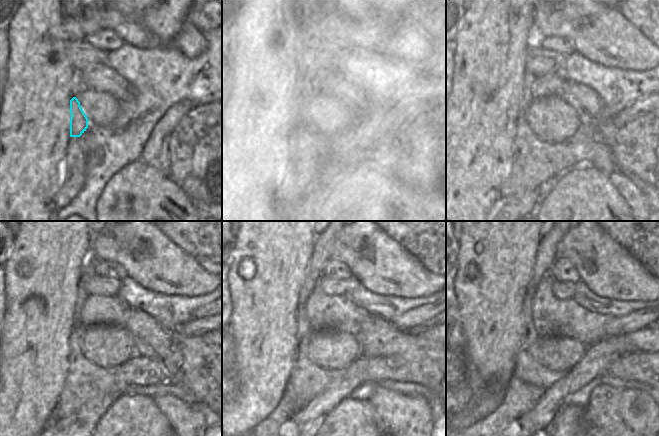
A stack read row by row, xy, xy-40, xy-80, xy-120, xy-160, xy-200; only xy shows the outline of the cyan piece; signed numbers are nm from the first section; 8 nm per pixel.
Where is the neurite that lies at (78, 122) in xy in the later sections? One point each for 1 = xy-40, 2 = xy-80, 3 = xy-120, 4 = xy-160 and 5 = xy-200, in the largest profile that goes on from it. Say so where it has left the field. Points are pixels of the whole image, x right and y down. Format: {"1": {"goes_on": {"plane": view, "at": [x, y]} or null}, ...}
{"1": {"goes_on": {"plane": "xy-40", "at": [305, 83]}}, "2": {"goes_on": {"plane": "xy-80", "at": [528, 77]}}, "3": {"goes_on": {"plane": "xy-120", "at": [81, 295]}}, "4": {"goes_on": {"plane": "xy-160", "at": [323, 244]}}, "5": {"goes_on": {"plane": "xy-200", "at": [546, 254]}}}

